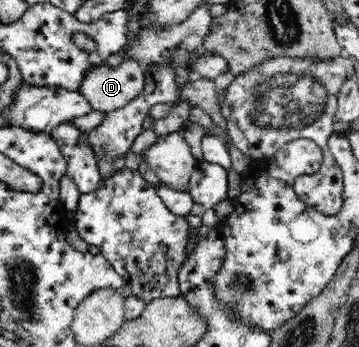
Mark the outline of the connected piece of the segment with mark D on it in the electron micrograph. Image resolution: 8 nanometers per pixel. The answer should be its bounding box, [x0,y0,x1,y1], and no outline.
[78,59,146,113]

